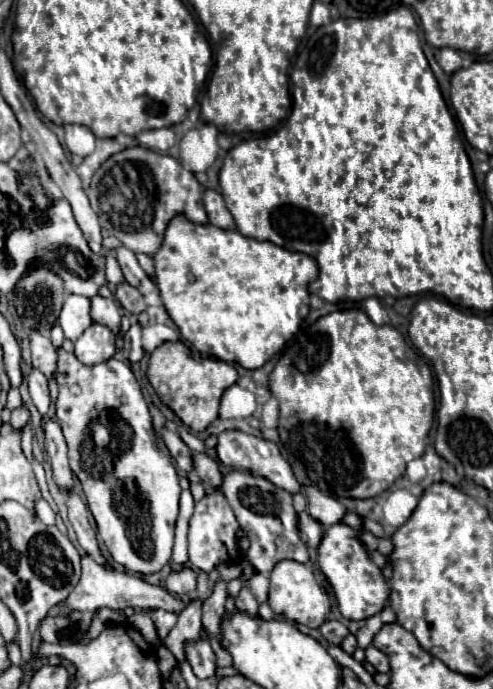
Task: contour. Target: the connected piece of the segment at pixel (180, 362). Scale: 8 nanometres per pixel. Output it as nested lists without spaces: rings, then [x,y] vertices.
[[[181,341],[163,343],[149,357],[147,377],[161,401],[191,429],[205,431],[219,417],[219,401],[227,387],[237,381],[237,371],[233,365],[219,359],[201,359],[195,361],[189,347]]]

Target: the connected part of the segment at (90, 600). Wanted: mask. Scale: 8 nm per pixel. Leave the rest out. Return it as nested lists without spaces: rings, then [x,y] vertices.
[[[83,557],[81,565],[83,565],[83,575],[81,575],[77,587],[73,589],[73,593],[65,601],[75,611],[95,613],[103,607],[115,609],[115,611],[121,611],[125,607],[141,607],[141,609],[165,609],[165,611],[171,611],[171,613],[181,613],[185,609],[185,603],[179,597],[165,591],[163,587],[149,585],[143,579],[131,577],[131,575],[121,573],[117,569],[109,569],[109,567],[93,561],[91,557]]]

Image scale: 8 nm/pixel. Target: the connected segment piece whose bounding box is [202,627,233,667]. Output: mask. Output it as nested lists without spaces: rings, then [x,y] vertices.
[[[202,627],[202,629],[208,634],[209,642],[211,643],[211,647],[217,657],[217,665],[219,667],[232,666],[233,660],[230,654],[227,653],[224,649],[222,649],[222,647],[212,634],[210,634],[204,627]]]

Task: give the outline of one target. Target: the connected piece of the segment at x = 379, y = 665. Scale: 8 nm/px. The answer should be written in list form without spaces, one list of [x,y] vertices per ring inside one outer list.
[[[369,645],[369,647],[365,649],[365,657],[367,657],[367,661],[369,661],[379,673],[389,673],[389,669],[391,669],[389,657],[387,657],[383,651],[379,651],[377,647]]]

